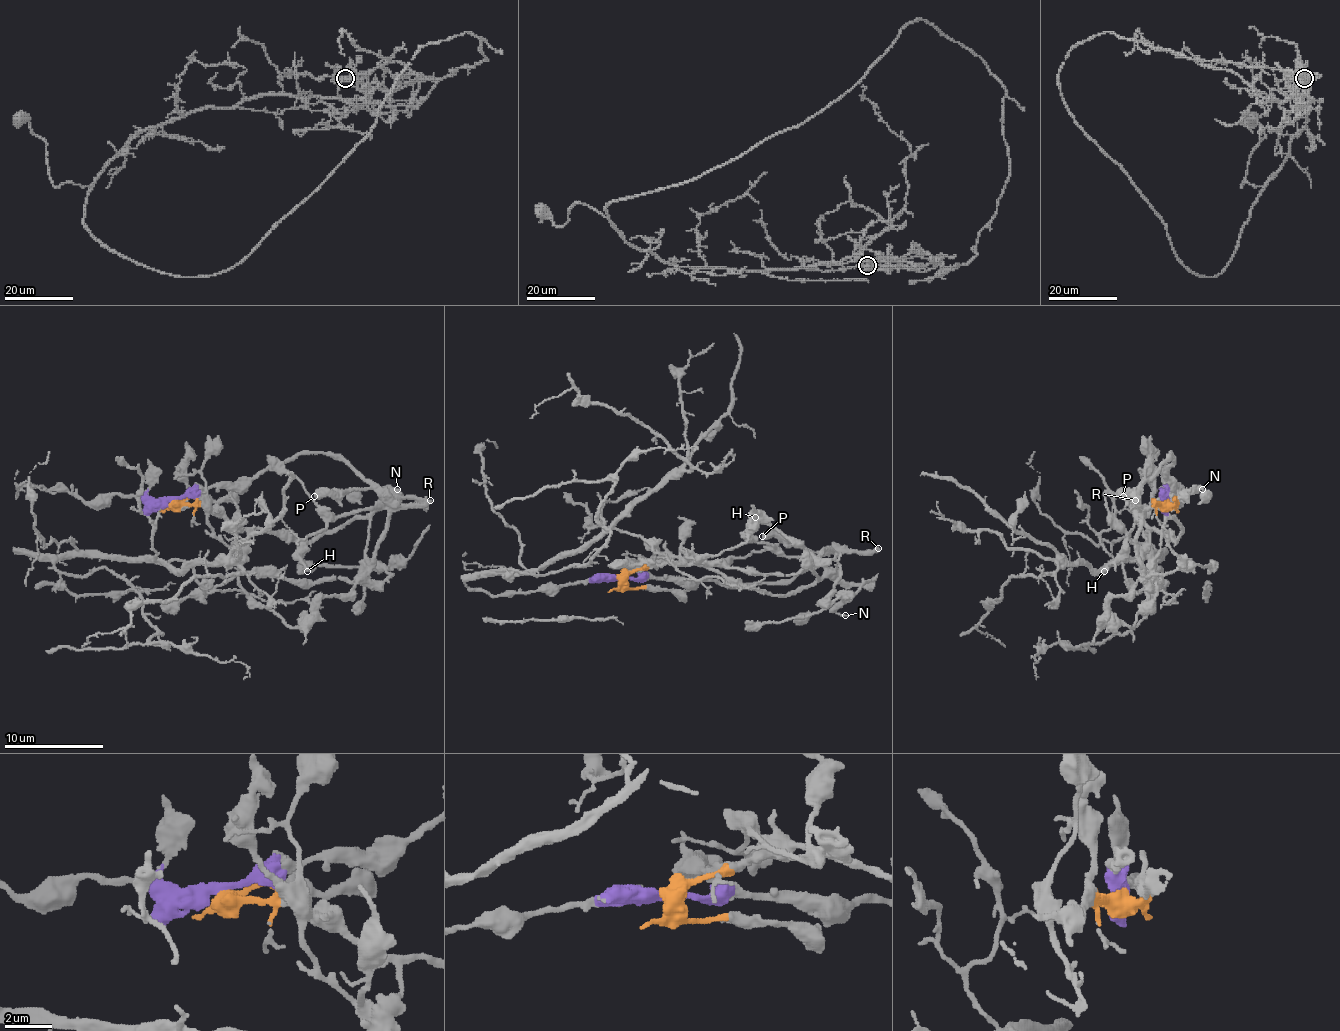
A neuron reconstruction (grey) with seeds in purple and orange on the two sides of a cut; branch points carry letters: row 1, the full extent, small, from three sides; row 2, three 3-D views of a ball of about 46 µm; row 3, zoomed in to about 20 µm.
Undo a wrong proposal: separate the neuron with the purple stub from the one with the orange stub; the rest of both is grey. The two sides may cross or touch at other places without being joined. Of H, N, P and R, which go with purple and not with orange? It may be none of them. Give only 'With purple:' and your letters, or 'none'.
With purple: P, R

